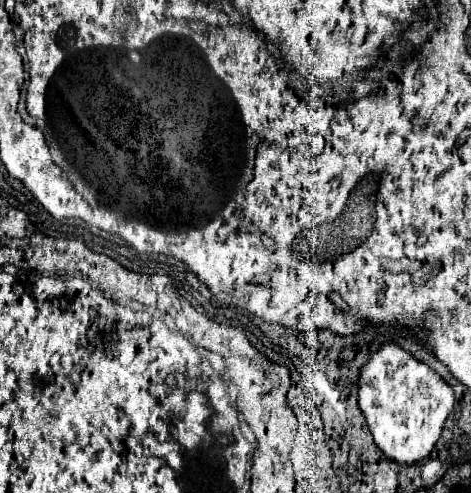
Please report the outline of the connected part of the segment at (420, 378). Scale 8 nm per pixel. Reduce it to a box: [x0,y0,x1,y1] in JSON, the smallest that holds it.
[358,343,454,463]

